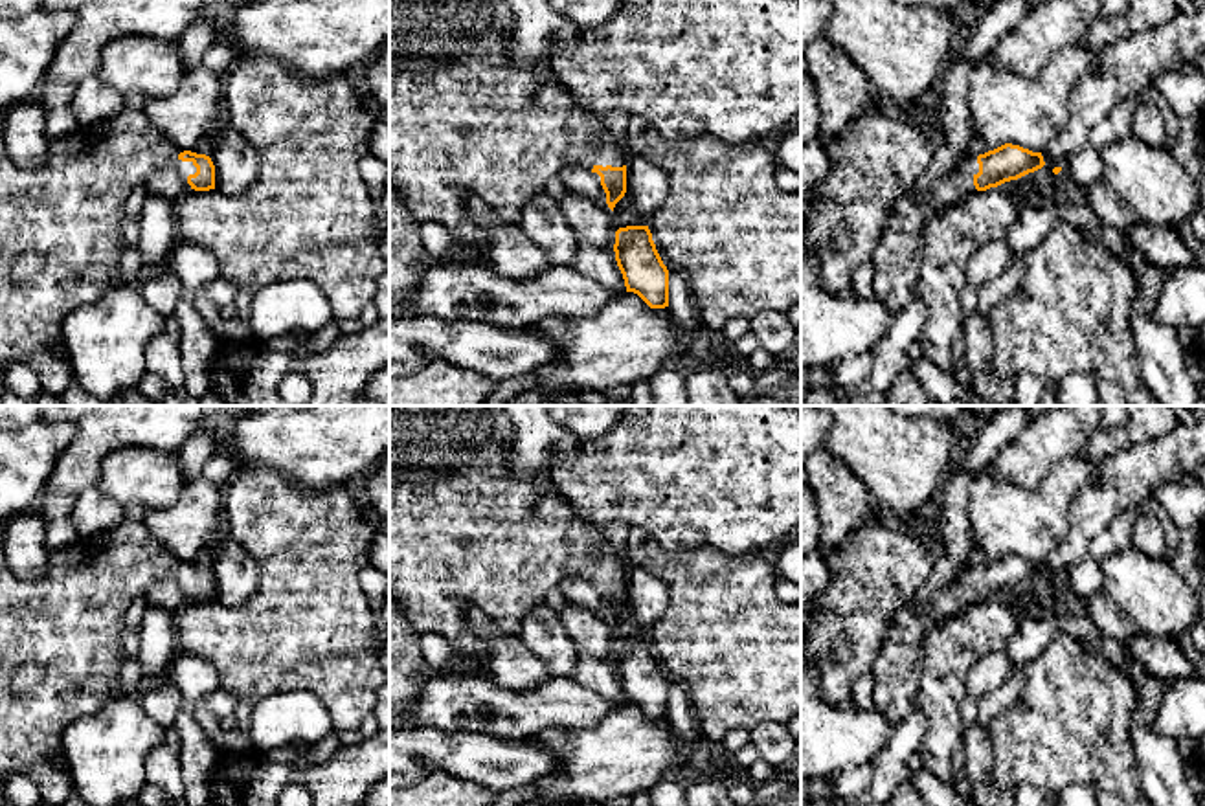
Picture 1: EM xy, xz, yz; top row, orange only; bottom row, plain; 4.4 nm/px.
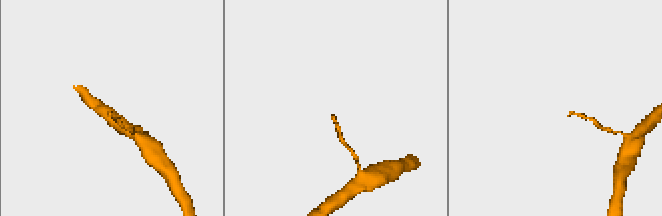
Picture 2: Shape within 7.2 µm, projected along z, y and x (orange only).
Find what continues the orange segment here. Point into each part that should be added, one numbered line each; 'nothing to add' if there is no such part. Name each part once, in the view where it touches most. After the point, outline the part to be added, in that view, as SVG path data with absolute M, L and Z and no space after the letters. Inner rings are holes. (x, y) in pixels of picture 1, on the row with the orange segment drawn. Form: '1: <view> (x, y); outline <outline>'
1: xy (61, 241); outline M123 108L118 116L73 134L50 140L42 167L24 171L11 162L0 140L0 371L15 362L28 364L44 391L62 395L73 378L73 367L64 353L61 325L75 308L97 301L105 285L118 275L125 239L121 233L123 202L141 182L160 171L176 171L186 191L195 191L187 176L197 173L193 162L182 162L184 152L163 136L143 110Z

